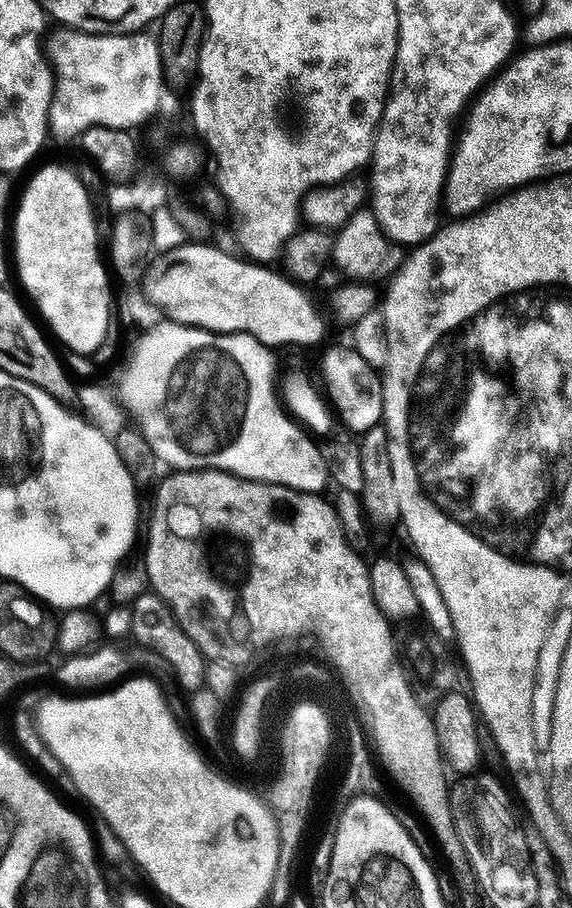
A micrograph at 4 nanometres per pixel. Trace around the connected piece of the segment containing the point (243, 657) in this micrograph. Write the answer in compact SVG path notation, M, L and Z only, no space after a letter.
M176 470L168 476L160 485L157 483L156 497L153 498L152 504L152 521L148 524L148 545L144 548L144 557L142 557L142 563L148 575L148 582L151 591L158 595L166 601L168 608L174 614L174 618L182 626L182 630L186 630L188 637L194 642L194 646L198 646L198 650L207 658L208 660L225 660L231 664L237 666L243 666L252 655L255 654L259 648L264 648L267 646L271 640L276 642L287 641L287 637L284 632L292 632L292 628L296 628L296 633L300 637L300 612L308 612L308 596L348 596L348 592L352 592L352 596L356 596L356 592L360 592L360 596L368 596L371 592L370 590L370 578L368 577L368 564L366 560L363 560L361 553L351 548L346 542L346 538L343 537L343 532L340 529L340 524L338 520L338 514L335 513L333 505L329 503L328 500L324 501L323 495L314 492L299 492L293 488L287 488L281 484L267 484L261 480L243 480L240 476L231 476L229 472L213 472L211 470Z

